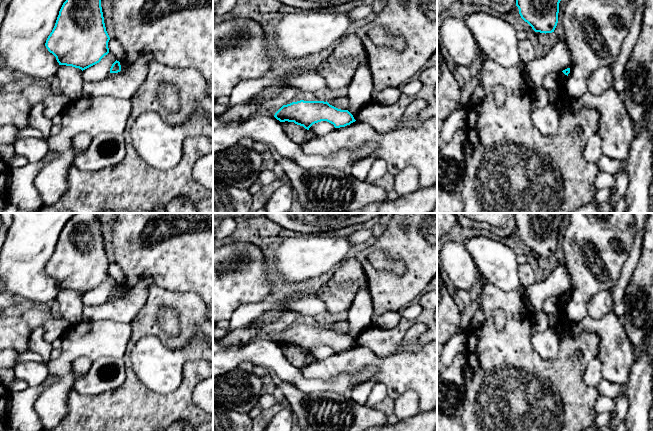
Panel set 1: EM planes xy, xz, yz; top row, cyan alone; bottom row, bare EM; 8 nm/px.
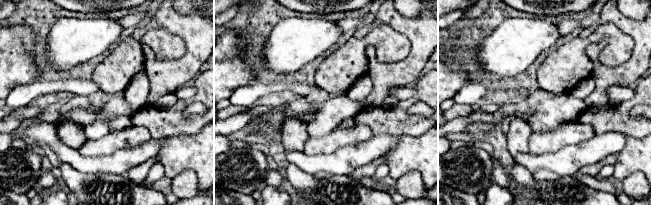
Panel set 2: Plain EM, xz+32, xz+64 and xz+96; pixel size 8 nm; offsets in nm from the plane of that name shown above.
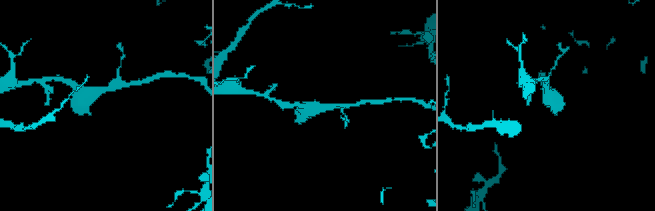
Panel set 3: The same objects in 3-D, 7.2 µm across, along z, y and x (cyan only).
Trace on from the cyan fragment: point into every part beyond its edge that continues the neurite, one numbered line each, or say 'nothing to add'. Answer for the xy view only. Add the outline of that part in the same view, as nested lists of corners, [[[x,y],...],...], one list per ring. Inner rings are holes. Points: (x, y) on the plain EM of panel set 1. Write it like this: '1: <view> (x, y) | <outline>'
nothing to add

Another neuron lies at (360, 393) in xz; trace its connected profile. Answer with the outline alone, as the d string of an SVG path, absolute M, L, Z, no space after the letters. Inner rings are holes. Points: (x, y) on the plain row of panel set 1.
M377 381L363 382L355 386L349 393L351 399L360 405L366 405L366 401Z

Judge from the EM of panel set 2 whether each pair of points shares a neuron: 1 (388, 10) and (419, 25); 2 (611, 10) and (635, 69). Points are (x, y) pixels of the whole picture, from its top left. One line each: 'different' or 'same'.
1: same
2: same

